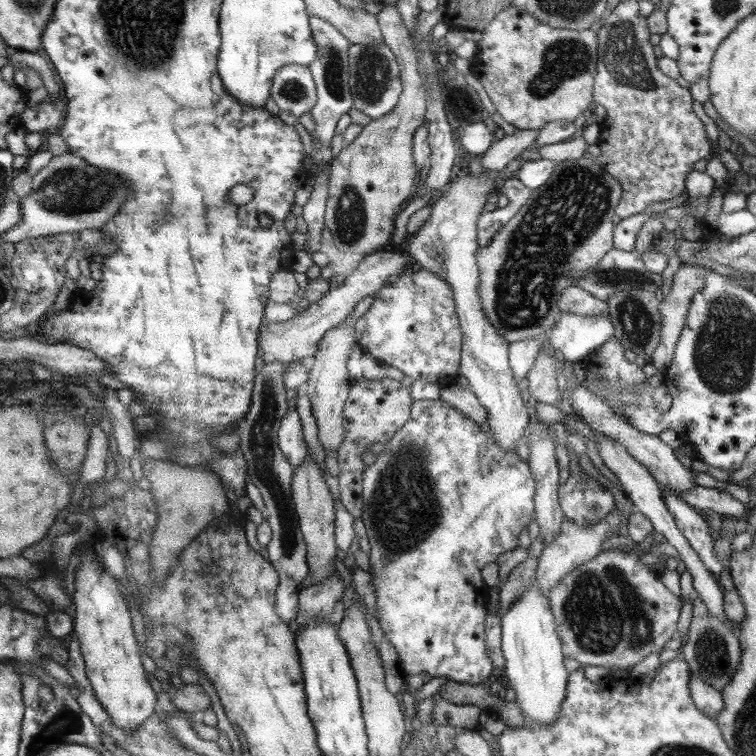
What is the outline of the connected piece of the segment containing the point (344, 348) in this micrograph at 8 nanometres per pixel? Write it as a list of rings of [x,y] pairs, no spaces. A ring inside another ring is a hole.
[[[347,320],[342,322],[335,329],[331,329],[321,338],[321,345],[318,346],[315,361],[308,372],[307,395],[311,402],[311,411],[316,418],[318,426],[318,439],[324,447],[325,452],[339,452],[339,446],[344,440],[344,425],[342,422],[342,411],[346,402],[350,385],[354,380],[348,374],[348,353],[351,351],[351,344],[355,342],[355,326],[349,326]]]

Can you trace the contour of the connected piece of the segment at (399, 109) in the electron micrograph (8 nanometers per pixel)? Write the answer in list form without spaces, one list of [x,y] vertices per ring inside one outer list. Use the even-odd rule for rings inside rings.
[[[386,5],[378,14],[383,40],[400,65],[403,91],[396,107],[383,117],[370,121],[350,144],[345,144],[330,162],[329,195],[325,208],[325,226],[340,252],[370,254],[385,246],[394,230],[394,218],[412,194],[416,164],[412,156],[412,138],[423,126],[427,114],[427,91],[419,71],[416,44],[397,5]]]

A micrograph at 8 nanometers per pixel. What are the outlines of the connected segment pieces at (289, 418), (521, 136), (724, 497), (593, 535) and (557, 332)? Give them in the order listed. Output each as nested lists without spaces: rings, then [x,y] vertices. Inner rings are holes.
[[[288,411],[281,420],[279,447],[295,469],[307,457],[308,445],[304,441],[303,426],[296,411]]]
[[[516,129],[513,134],[501,134],[480,160],[487,170],[504,170],[511,160],[528,147],[534,147],[540,130]]]
[[[697,485],[685,494],[677,494],[701,513],[712,510],[725,517],[747,518],[749,516],[749,508],[716,487],[707,488]]]
[[[613,511],[609,516],[605,516],[598,524],[591,524],[589,528],[581,528],[573,522],[563,519],[561,533],[550,543],[545,545],[545,549],[538,558],[536,569],[536,580],[539,588],[542,588],[544,596],[549,597],[551,588],[554,588],[566,575],[568,575],[577,566],[592,560],[600,554],[602,544],[605,540],[611,538],[611,527],[617,527],[620,523],[619,515]]]
[[[562,314],[550,331],[547,341],[557,356],[567,363],[582,362],[589,352],[614,337],[610,318]]]

